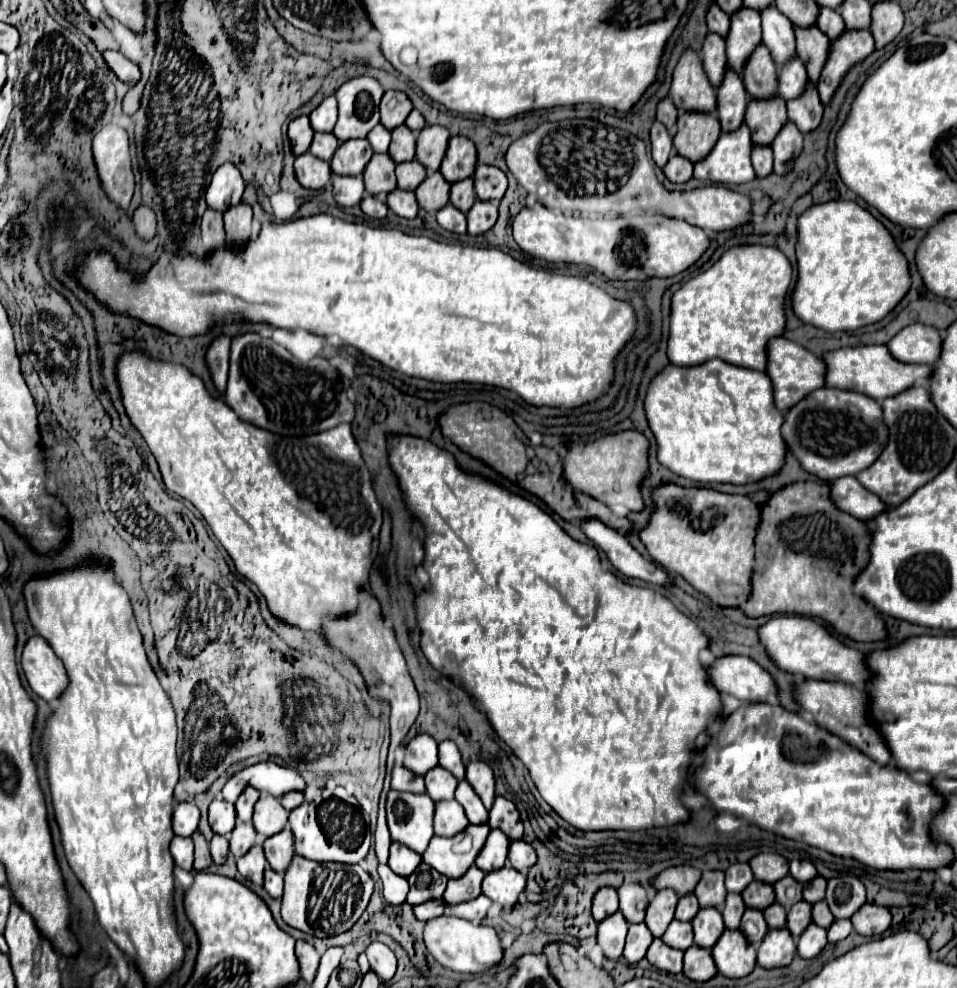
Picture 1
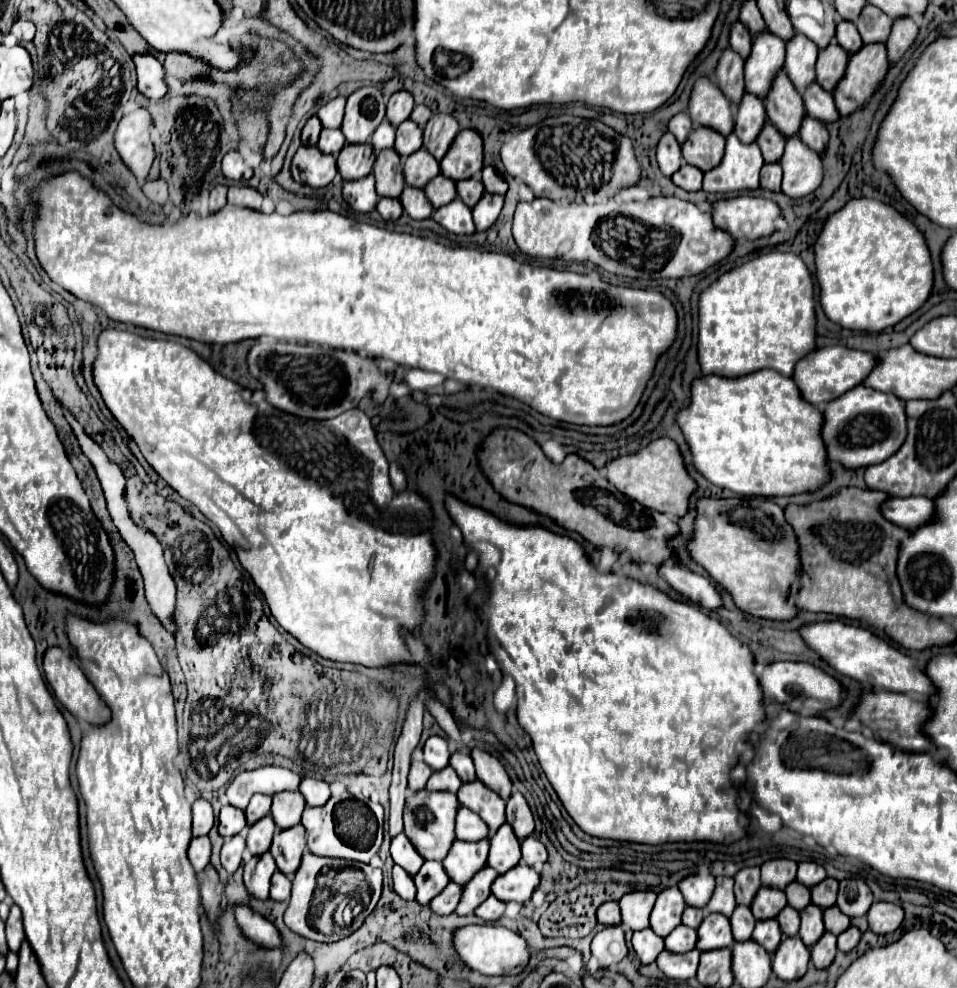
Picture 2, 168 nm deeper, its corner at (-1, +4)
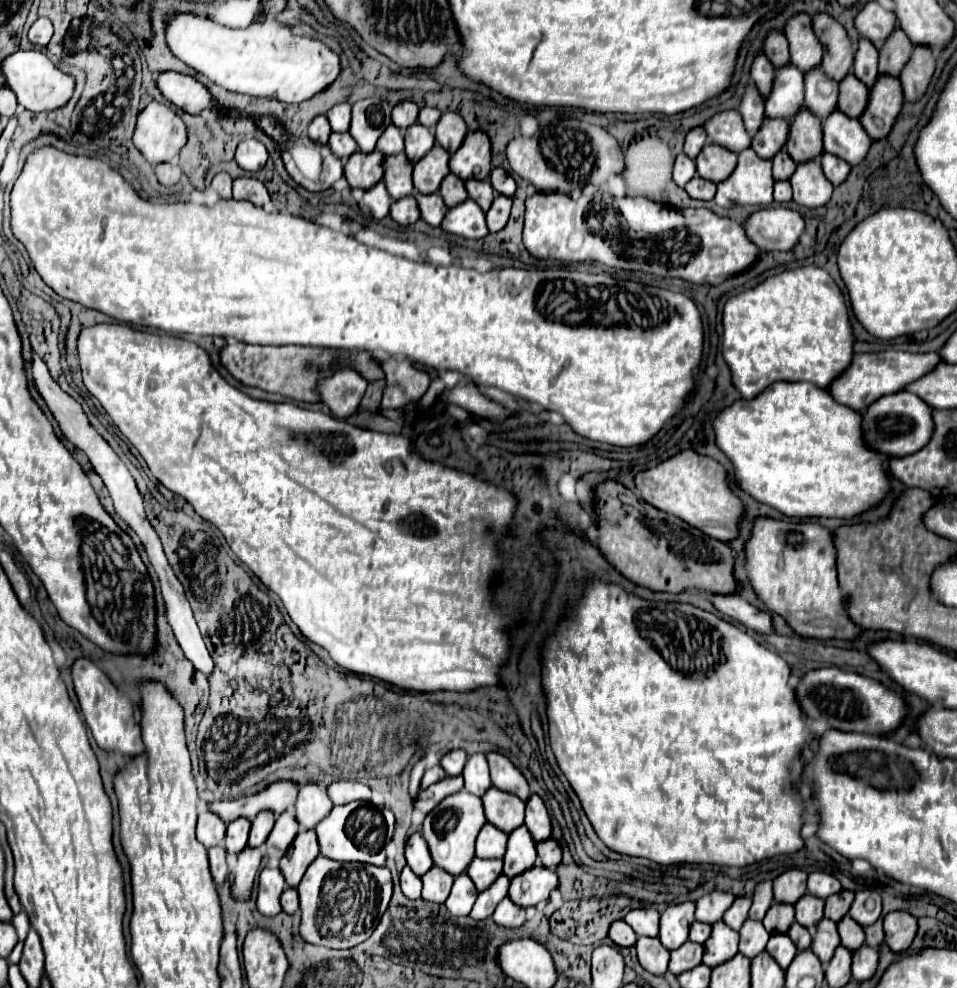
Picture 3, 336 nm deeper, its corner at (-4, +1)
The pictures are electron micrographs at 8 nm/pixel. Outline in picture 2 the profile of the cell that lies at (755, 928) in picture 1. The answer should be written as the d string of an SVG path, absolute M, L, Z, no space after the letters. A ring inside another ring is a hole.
M767 919L767 921L757 921L755 931L753 931L753 941L757 941L759 945L763 945L771 955L777 951L779 943L781 943L781 929L779 923L775 919Z

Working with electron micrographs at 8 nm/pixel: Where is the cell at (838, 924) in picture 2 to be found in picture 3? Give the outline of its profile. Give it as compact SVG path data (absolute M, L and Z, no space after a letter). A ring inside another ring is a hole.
M850 916L842 918L838 922L838 934L842 940L842 946L846 946L850 952L854 952L856 946L864 944L864 930L862 926L858 926L858 922L854 922Z

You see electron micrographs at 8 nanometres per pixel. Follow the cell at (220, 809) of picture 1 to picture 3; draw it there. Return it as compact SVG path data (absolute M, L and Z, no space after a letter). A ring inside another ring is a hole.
M236 818L234 822L230 822L226 830L226 850L230 854L238 854L240 850L244 850L248 844L248 832L250 832L250 820Z

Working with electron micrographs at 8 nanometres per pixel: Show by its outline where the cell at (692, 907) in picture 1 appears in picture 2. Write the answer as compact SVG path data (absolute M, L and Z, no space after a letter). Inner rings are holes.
M687 907L683 913L683 925L697 929L699 923L703 921L703 909L695 909L695 907Z

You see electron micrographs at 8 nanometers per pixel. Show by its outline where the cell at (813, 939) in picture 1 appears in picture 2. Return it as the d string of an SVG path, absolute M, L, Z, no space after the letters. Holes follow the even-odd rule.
M825 933L813 947L811 947L811 963L817 969L827 969L837 953L837 935Z

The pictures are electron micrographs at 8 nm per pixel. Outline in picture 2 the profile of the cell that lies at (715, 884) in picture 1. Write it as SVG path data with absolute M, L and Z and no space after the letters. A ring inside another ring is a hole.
M717 877L717 889L715 889L711 901L707 903L705 911L731 917L735 907L737 907L737 903L735 903L735 893L733 893L733 879Z

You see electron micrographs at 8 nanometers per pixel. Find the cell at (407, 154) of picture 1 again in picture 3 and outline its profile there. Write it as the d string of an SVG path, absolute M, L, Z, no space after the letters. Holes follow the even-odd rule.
M412 124L408 130L406 130L406 156L410 158L410 162L418 162L424 154L430 152L430 148L434 146L434 136L428 128L424 128L422 124Z

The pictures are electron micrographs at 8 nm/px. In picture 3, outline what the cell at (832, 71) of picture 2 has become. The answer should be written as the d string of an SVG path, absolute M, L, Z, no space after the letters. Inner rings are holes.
M848 72L840 82L838 92L838 110L842 110L850 118L858 118L862 106L866 106L866 84L860 82L852 72Z

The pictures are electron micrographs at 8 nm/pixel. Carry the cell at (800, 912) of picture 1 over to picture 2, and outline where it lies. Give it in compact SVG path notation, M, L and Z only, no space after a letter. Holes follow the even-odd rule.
M809 905L801 911L801 929L799 929L799 937L803 939L803 943L807 947L815 945L815 939L819 939L819 935L823 935L825 925L823 925L823 911L815 905Z

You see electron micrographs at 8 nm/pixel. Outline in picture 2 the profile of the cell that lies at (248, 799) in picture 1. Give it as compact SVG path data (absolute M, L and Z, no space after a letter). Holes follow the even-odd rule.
M255 795L245 811L247 815L247 823L257 823L259 819L263 819L263 815L267 815L271 811L271 797L267 795Z

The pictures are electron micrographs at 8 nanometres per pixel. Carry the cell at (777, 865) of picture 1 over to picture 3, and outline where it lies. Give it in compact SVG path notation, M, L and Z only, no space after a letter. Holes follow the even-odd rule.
M790 868L774 878L774 900L794 904L802 894L806 894L808 874L796 868Z

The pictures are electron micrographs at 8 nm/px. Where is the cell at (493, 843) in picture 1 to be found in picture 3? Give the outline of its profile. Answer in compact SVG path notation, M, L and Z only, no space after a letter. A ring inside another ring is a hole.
M520 826L508 834L508 846L506 846L506 854L502 858L504 874L508 878L514 878L534 866L534 862L536 862L534 844L536 842L530 840L530 832L524 826Z

